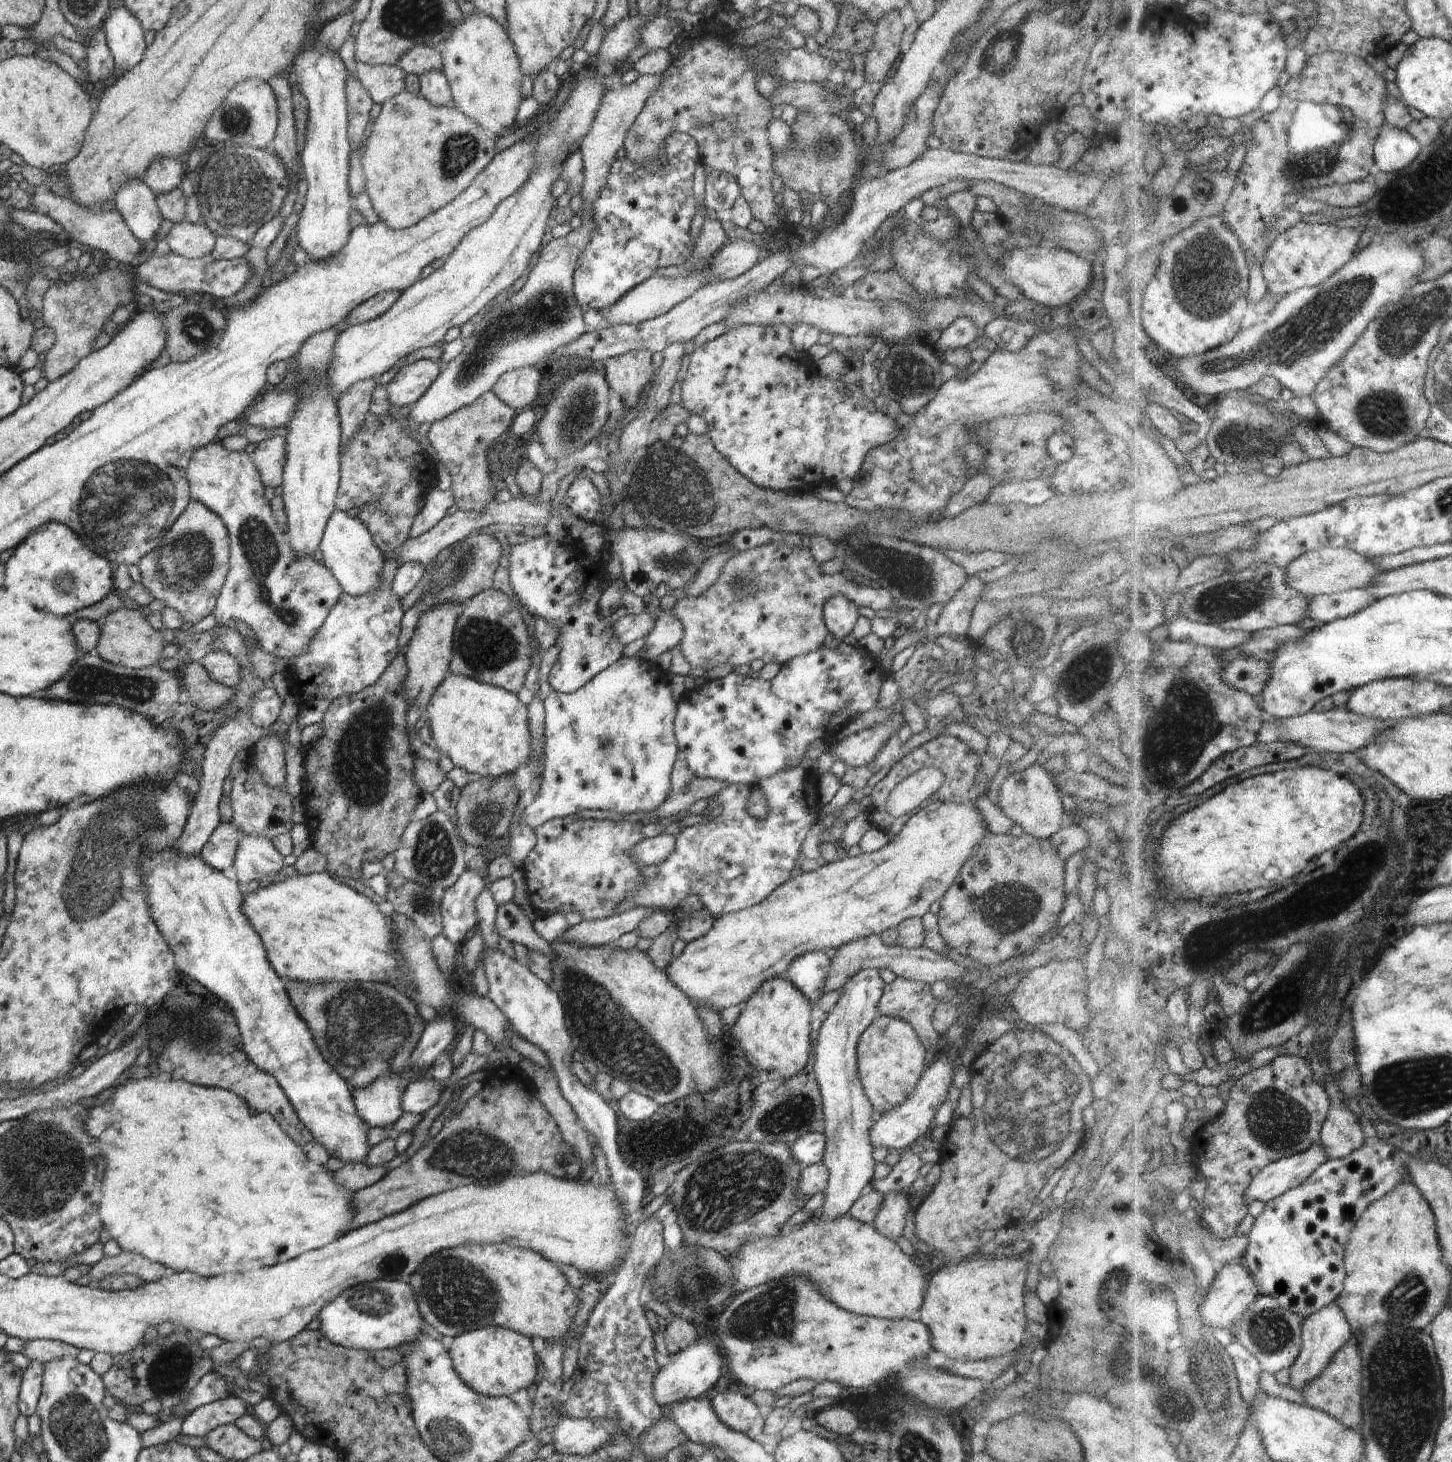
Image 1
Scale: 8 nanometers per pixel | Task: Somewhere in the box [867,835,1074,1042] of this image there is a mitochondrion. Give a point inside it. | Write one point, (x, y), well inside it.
(1008, 908)

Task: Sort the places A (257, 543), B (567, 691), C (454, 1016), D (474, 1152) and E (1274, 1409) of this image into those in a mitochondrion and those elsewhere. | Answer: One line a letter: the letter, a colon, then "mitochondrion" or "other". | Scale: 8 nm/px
A: mitochondrion
B: other
C: other
D: mitochondrion
E: other

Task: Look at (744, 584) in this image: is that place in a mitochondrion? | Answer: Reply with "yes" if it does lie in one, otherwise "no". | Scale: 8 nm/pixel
yes

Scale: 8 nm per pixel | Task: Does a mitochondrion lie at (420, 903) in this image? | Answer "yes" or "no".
yes

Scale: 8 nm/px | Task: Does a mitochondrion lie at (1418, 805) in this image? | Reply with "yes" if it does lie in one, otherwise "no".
no

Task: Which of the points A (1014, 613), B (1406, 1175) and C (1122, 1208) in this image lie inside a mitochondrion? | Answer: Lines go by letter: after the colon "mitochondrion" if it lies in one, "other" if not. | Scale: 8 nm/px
A: other
B: other
C: other

